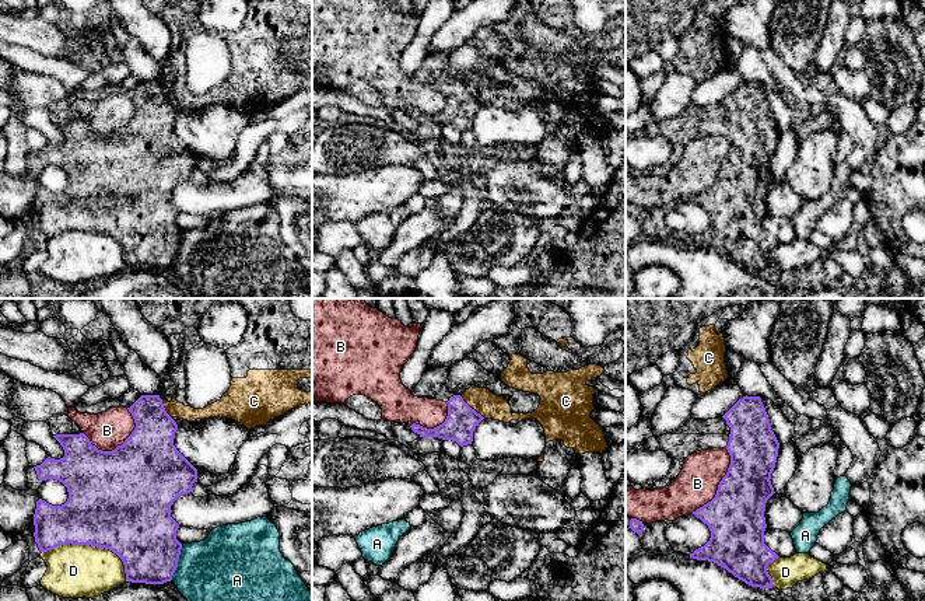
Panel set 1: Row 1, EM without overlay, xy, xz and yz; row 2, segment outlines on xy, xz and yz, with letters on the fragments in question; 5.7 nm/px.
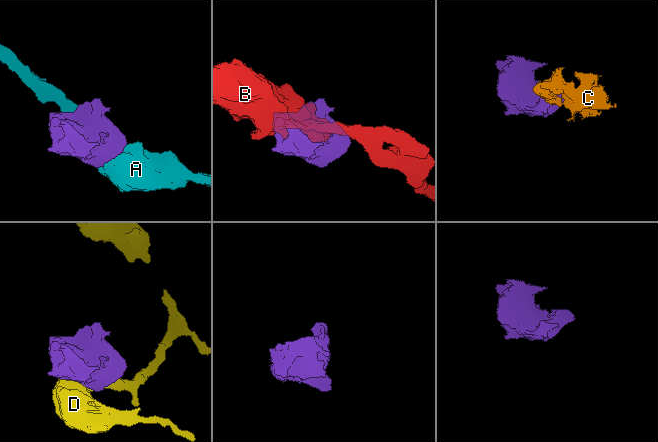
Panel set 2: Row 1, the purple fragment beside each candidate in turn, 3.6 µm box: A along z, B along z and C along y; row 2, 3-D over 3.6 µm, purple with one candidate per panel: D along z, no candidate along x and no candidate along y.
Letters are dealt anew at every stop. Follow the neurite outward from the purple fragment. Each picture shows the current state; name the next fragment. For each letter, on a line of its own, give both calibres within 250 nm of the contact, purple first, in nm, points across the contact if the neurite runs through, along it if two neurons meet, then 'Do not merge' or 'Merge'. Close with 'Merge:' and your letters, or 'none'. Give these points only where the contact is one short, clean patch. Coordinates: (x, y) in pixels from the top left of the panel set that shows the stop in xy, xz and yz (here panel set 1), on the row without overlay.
A: Thickness 380 nm (purple) against 440 nm. Do not merge
B: Thickness 500 nm (purple) against 220 nm. Do not merge
C: Thickness 180 nm (purple) against 150 nm. Boundary: xz (461, 83), (484, 104). Do not merge
D: Thickness 480 nm (purple) against 300 nm. Do not merge
Merge: none

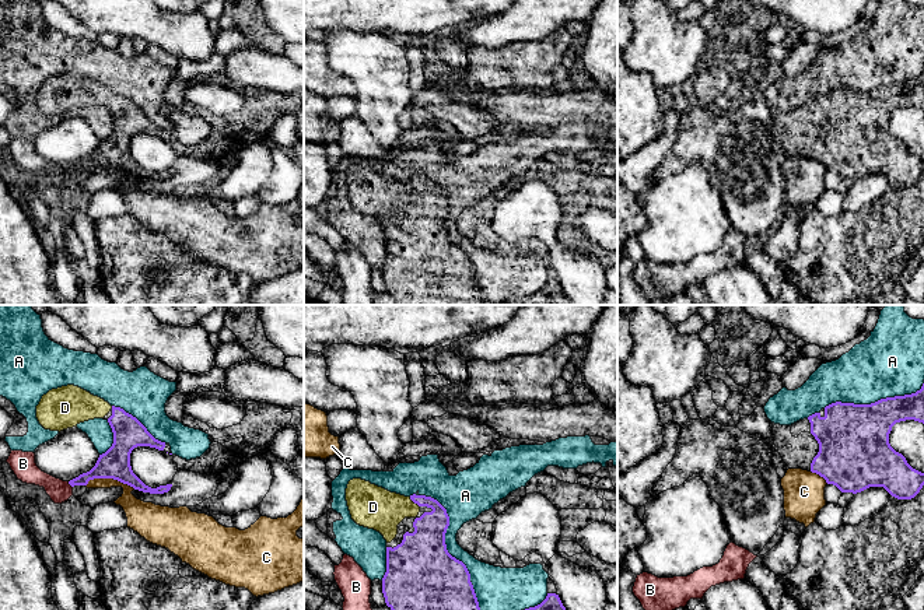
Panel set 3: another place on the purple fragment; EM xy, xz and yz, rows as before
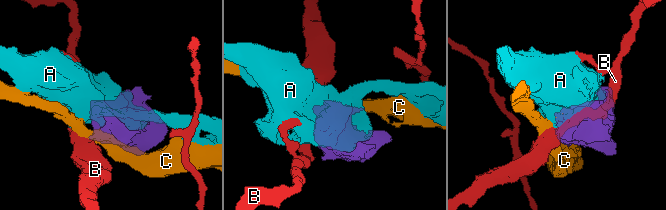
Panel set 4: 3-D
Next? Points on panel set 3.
A: Thickness 460 nm (purple) against 170 nm. Do not merge
B: Thickness 140 nm (purple) against 130 nm. Boundary: xy (67, 168), (72, 174). Do not merge
C: Thickness 180 nm (purple) against 140 nm. Boundary: xy (86, 171), (94, 165), (116, 165), (135, 175). Do not merge
D: Thickness 220 nm (purple) against 240 nm. Path across: xz (426, 231), (434, 195), (415, 189), (409, 193), (373, 193). Merge
Merge: D

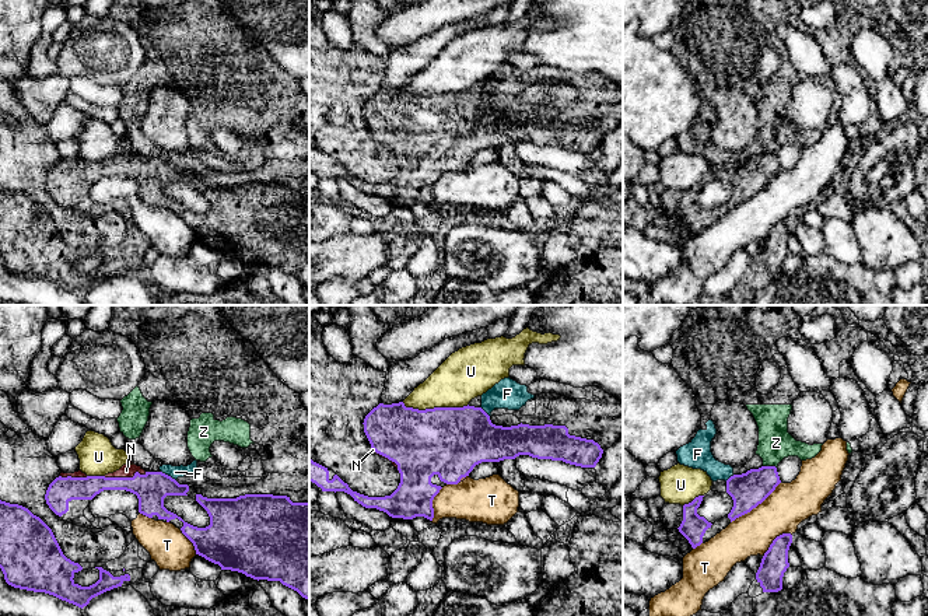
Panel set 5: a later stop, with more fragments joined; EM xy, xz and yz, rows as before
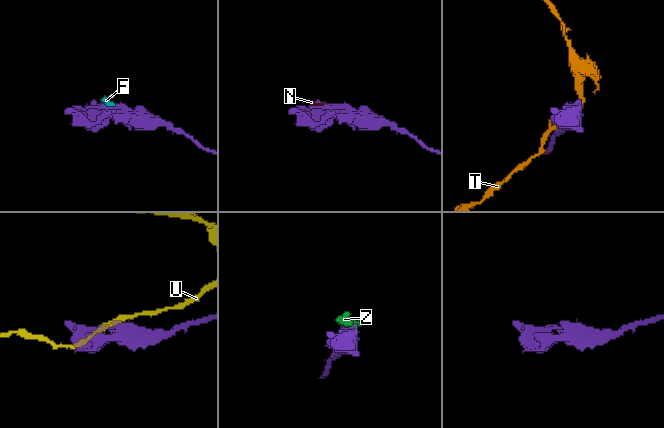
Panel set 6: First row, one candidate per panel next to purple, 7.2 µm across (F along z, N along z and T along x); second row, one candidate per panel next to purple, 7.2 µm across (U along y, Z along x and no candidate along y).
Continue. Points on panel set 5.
F: Thickness 180 nm (purple) against 70 nm. Boundary: xy (161, 157), (175, 167). Do not merge
N: Thickness 180 nm (purple) against 80 nm. Merge
T: Thickness 200 nm (purple) against 240 nm. Do not merge
U: Thickness 400 nm (purple) against 280 nm. Boundary: xz (402, 88), (406, 93), (419, 95), (462, 94), (468, 90). Do not merge
Z: Thickness 200 nm (purple) against 190 nm. Boundary: yz (763, 151), (773, 151), (776, 154). Do not merge
Merge: N

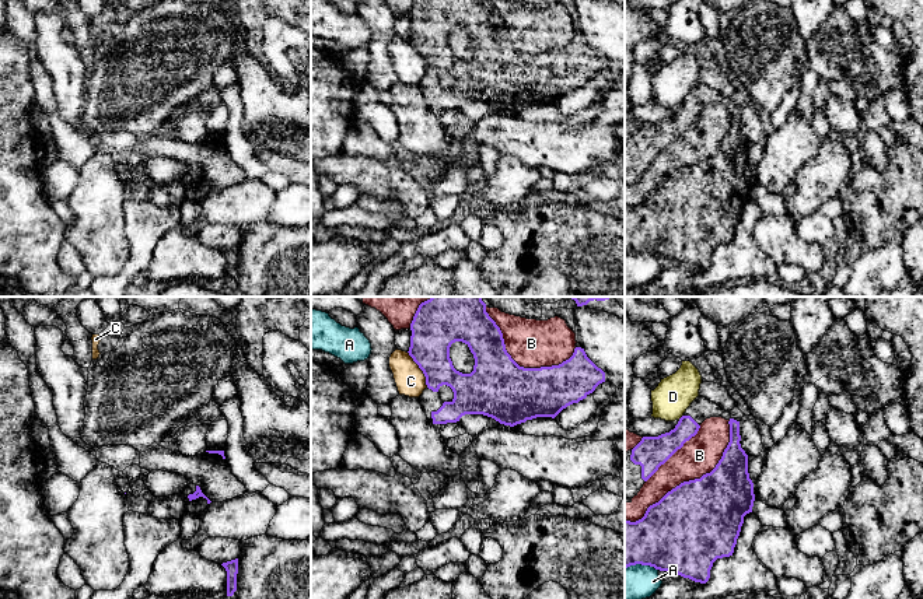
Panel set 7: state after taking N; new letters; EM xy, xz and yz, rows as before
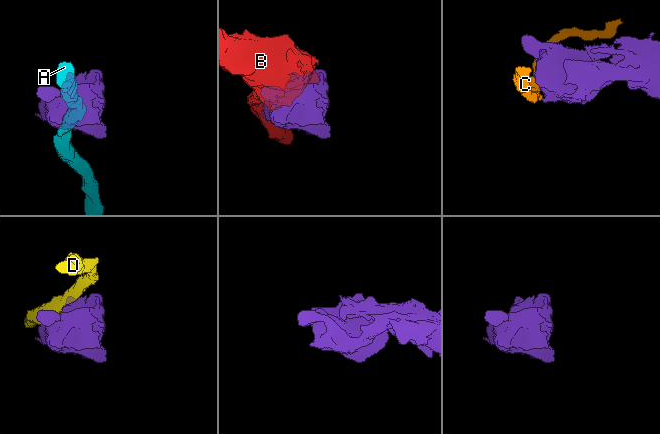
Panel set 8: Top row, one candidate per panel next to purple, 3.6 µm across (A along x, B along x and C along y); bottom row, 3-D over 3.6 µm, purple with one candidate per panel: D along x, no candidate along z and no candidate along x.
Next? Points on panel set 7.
A: Thickness 420 nm (purple) against 200 nm. Do not merge
B: Thickness 480 nm (purple) against 220 nm. Do not merge
C: Thickness 240 nm (purple) against 170 nm. Do not merge
D: Thickness 180 nm (purple) against 220 nm. Boundary: yz (682, 101), (678, 105). Do not merge
Merge: none

